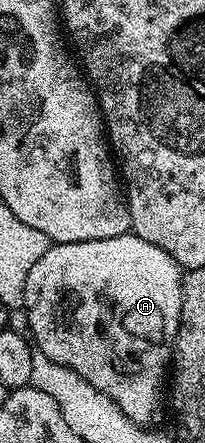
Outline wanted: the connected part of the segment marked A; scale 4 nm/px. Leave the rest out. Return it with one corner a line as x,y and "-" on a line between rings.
134,233
48,246
41,261
29,269
21,300
22,306
27,306
30,338
45,357
76,371
93,389
109,396
134,423
150,424
159,407
159,386
168,378
171,352
175,350
183,277
184,272
169,253

